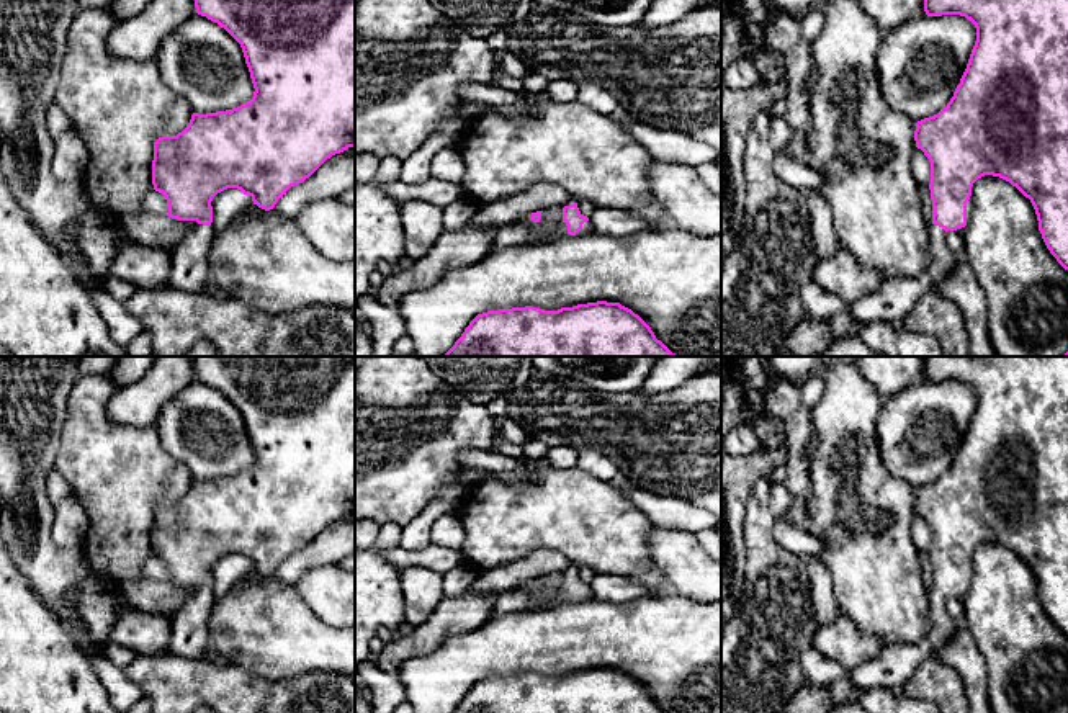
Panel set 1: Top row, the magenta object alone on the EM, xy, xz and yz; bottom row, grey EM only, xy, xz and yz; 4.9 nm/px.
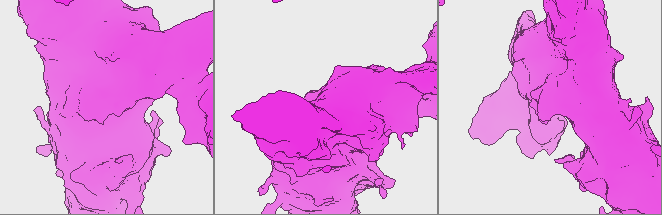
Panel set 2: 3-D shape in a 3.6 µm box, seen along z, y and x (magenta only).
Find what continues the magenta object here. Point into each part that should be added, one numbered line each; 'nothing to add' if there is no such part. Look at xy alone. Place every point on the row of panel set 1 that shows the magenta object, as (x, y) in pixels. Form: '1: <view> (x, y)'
1: xy (190, 272)

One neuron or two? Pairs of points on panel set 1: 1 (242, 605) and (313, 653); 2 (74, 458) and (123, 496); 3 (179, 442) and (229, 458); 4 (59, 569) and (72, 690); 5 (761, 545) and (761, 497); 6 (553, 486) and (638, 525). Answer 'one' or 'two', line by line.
1: one
2: one
3: one
4: two
5: one
6: one

